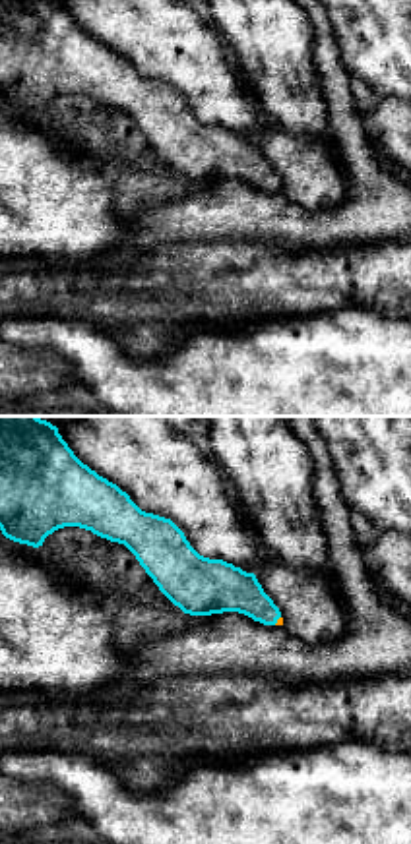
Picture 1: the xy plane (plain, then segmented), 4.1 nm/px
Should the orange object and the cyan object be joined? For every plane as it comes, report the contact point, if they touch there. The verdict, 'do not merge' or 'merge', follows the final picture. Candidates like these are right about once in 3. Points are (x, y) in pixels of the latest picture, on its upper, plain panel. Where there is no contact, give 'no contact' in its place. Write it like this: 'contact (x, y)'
contact (278, 186)

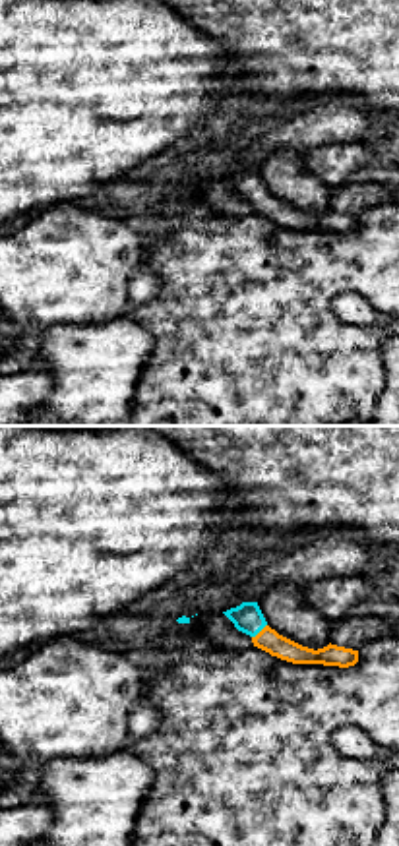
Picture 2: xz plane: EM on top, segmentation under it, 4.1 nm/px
contact (260, 198)

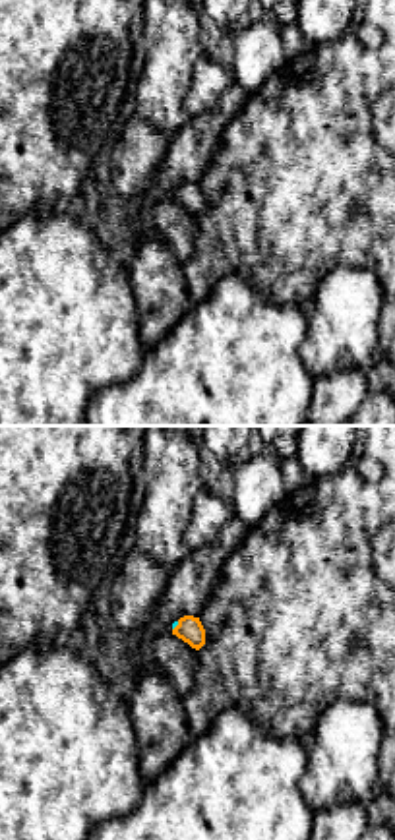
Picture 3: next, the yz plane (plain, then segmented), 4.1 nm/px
contact (177, 192)

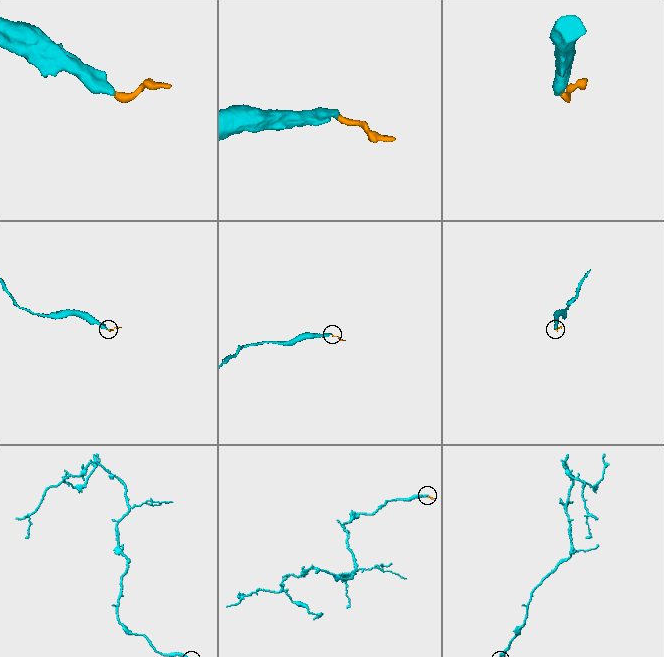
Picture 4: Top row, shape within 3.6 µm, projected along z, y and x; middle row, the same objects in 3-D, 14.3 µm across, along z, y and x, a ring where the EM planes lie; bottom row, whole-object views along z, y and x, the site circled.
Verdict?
merge

